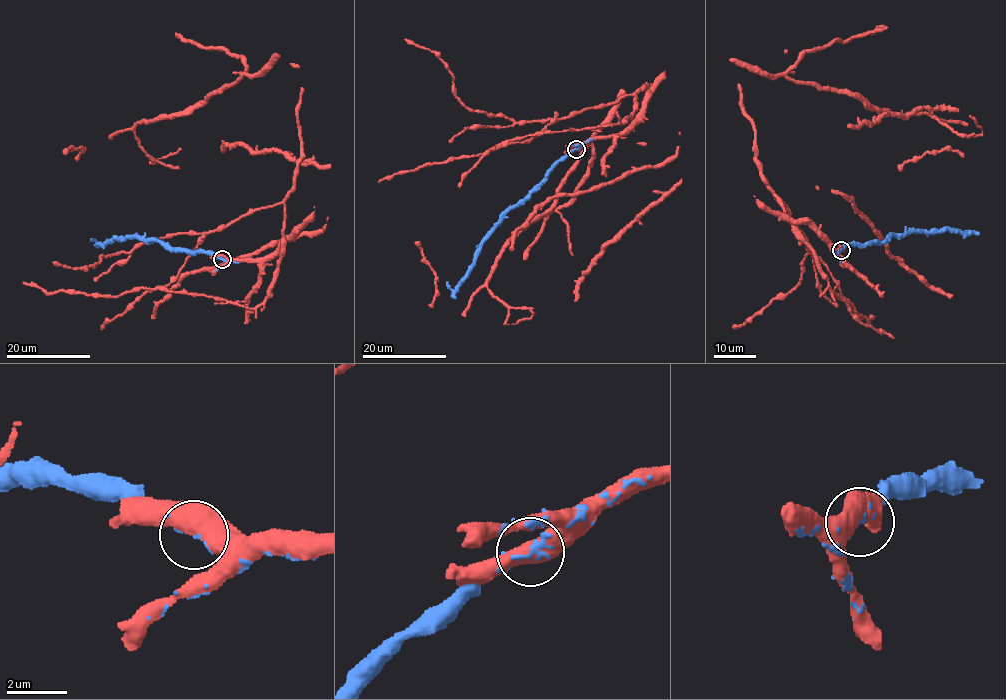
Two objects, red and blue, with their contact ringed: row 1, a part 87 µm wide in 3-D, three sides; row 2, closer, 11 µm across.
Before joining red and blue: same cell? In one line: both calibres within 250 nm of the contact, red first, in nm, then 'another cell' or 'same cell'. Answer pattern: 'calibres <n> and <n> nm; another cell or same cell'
calibres 550 and 140 nm; same cell

